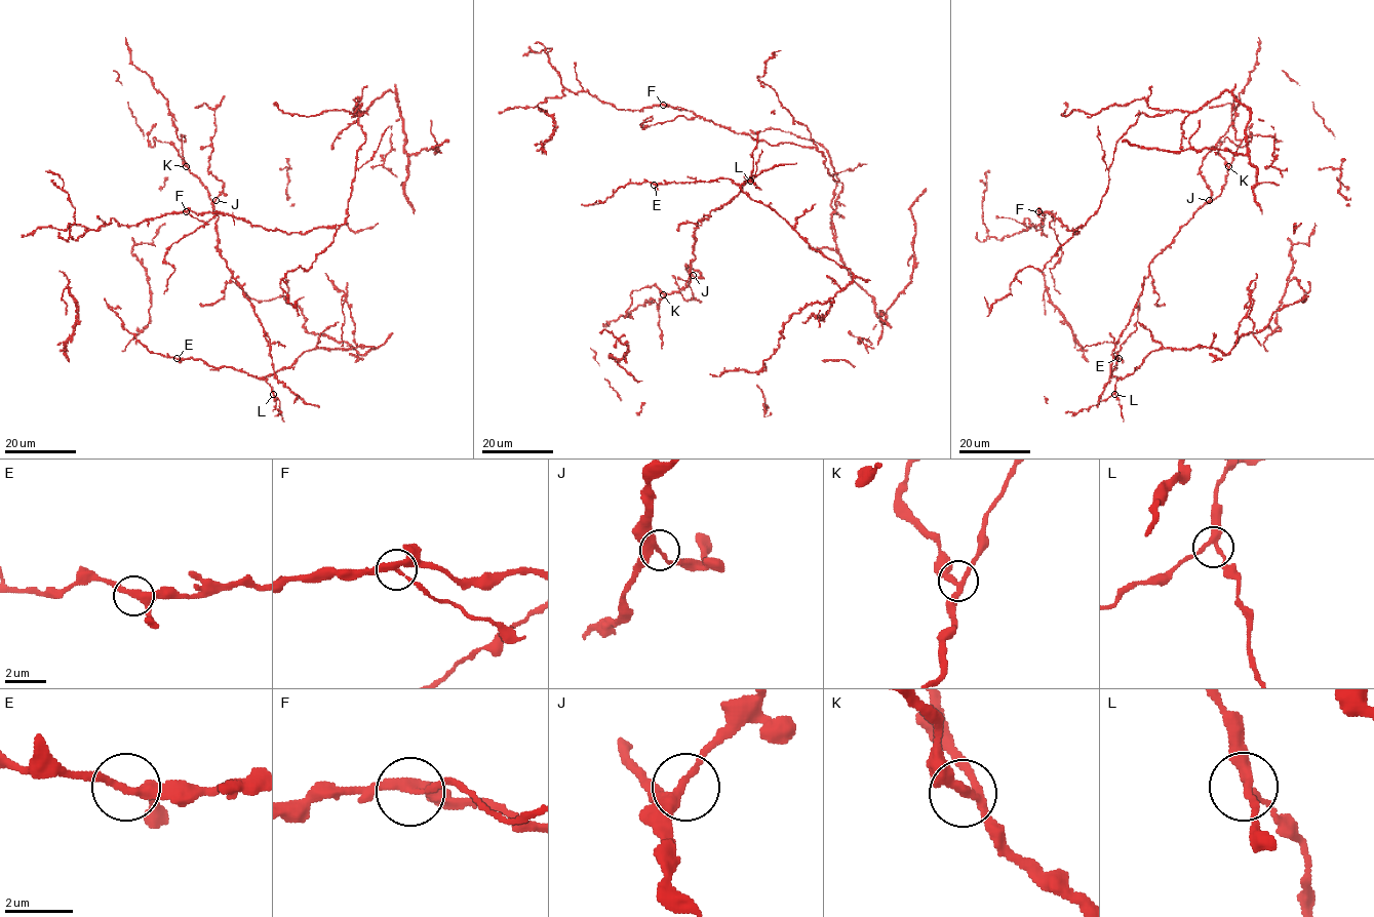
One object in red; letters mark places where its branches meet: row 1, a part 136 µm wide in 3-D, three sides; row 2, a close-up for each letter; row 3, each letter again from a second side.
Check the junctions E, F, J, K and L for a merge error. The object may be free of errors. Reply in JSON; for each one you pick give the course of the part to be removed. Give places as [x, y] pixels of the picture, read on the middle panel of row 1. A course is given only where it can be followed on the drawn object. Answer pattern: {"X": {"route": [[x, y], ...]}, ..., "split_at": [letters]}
{"F": {"route": [[663, 105], [686, 109]]}, "split_at": ["F"]}

